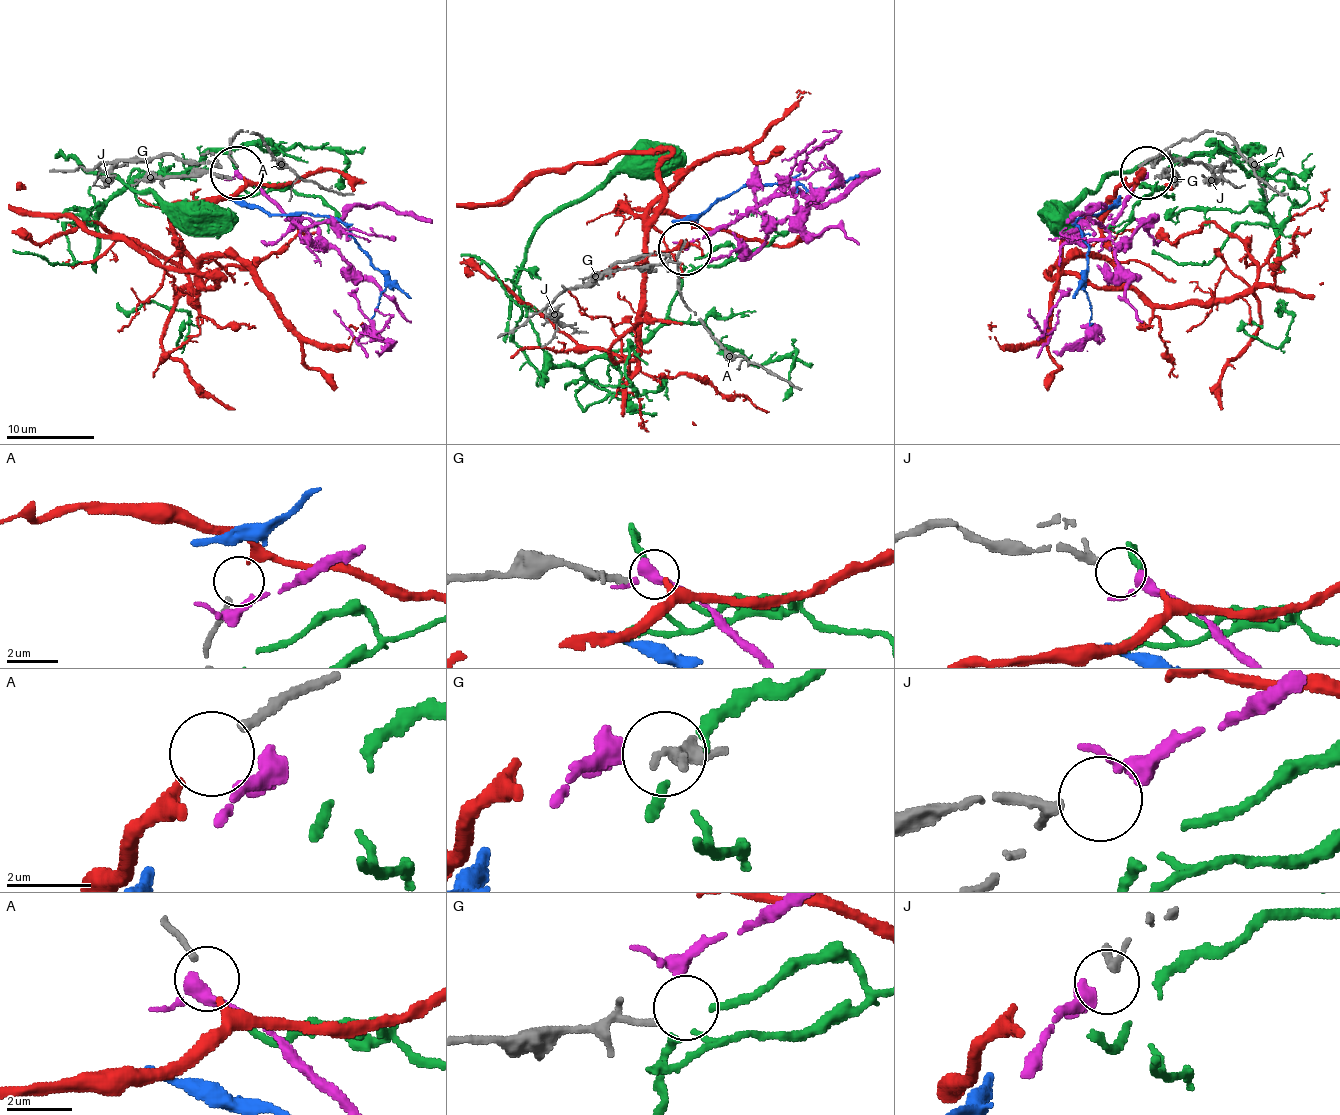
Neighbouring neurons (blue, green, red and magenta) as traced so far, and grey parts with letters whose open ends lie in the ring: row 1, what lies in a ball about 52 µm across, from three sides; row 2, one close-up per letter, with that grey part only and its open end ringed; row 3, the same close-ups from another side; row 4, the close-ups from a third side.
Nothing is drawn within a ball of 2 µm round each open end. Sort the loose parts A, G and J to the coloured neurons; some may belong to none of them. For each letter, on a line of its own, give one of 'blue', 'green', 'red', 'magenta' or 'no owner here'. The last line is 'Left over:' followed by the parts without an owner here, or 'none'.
A: red
G: no owner here
J: magenta
Left over: G

